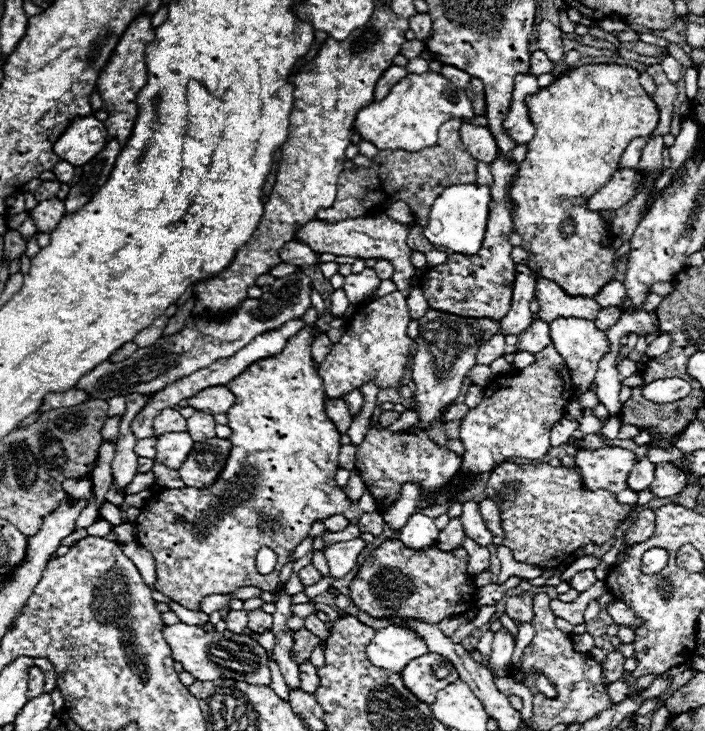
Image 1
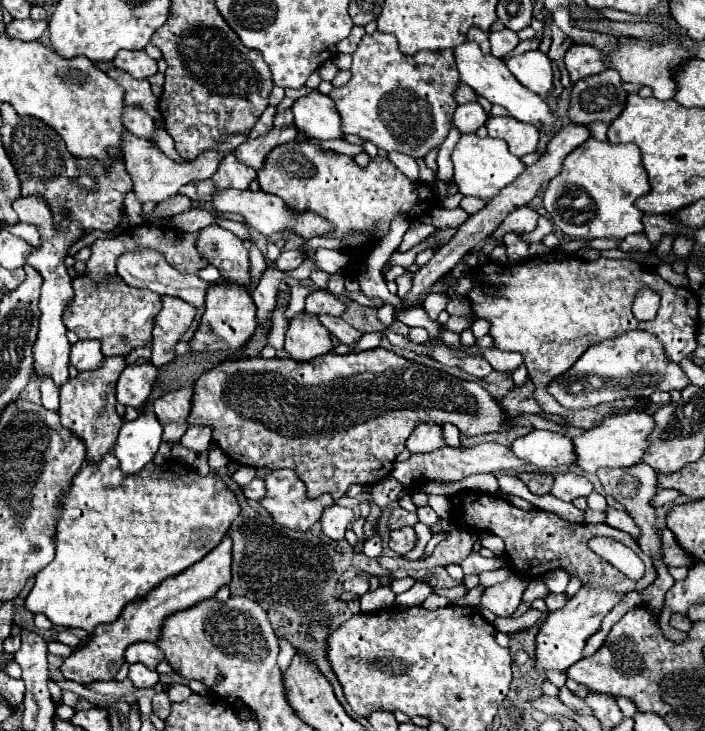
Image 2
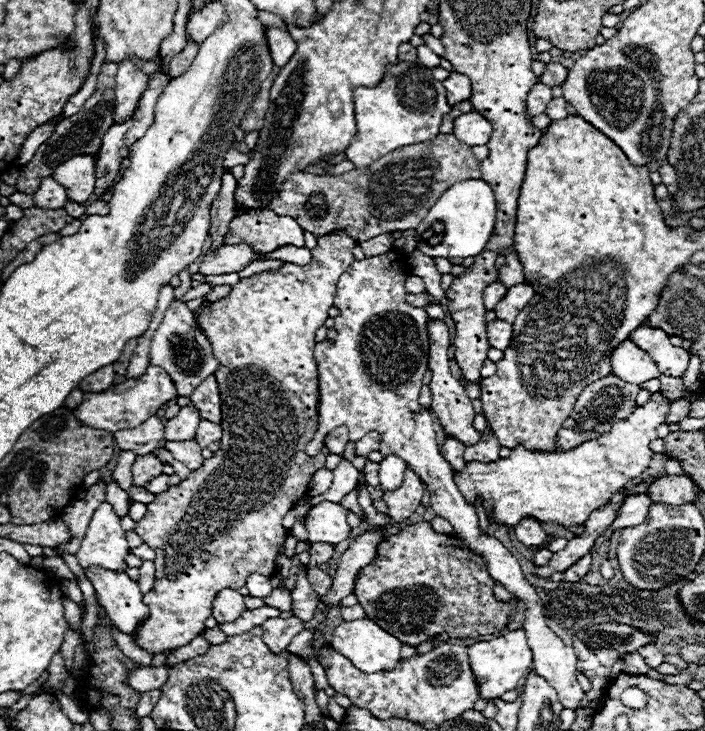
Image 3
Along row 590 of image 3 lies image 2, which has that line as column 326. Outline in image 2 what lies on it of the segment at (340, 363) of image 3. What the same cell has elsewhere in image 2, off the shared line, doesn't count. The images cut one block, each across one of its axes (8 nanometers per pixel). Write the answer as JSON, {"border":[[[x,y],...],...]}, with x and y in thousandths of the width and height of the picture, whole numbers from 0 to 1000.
{"border":[[[468,692],[460,698],[457,703],[457,728],[468,736],[468,739],[485,739],[488,728],[494,722],[494,717],[502,711],[499,698],[496,695],[482,695],[482,692]]]}

